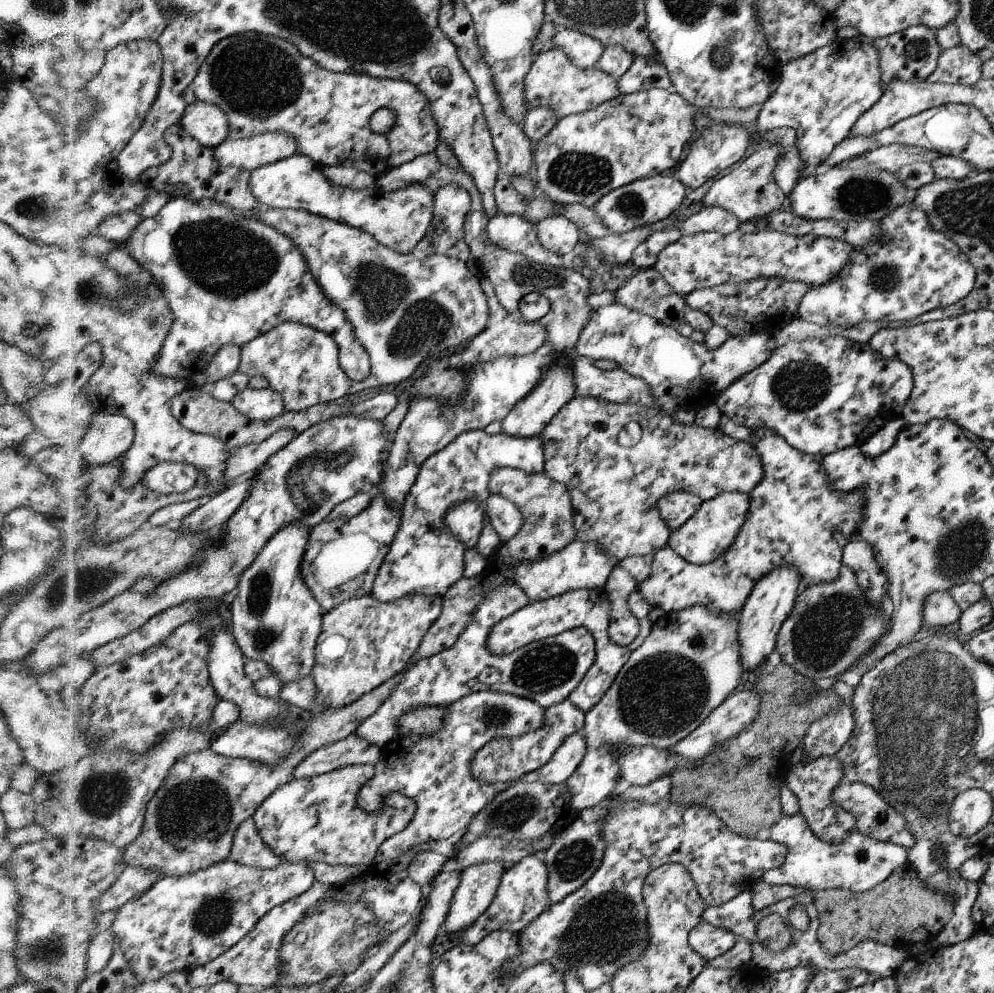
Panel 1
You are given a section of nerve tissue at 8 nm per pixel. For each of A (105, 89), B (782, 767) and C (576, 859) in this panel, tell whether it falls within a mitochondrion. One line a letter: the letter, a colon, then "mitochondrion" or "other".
A: other
B: other
C: mitochondrion

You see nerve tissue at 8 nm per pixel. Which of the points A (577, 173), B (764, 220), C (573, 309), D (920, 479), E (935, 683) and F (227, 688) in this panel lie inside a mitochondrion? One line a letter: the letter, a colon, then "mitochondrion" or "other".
A: mitochondrion
B: other
C: mitochondrion
D: other
E: mitochondrion
F: other

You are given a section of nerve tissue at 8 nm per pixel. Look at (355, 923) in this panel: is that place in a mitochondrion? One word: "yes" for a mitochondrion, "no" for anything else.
no

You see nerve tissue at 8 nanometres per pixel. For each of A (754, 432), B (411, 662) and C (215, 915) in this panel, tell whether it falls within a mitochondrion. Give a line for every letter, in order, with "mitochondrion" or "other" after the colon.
A: other
B: other
C: mitochondrion

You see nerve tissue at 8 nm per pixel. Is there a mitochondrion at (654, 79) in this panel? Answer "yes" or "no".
no

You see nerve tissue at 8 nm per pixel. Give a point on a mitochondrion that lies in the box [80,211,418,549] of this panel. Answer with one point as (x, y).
(223, 258)

